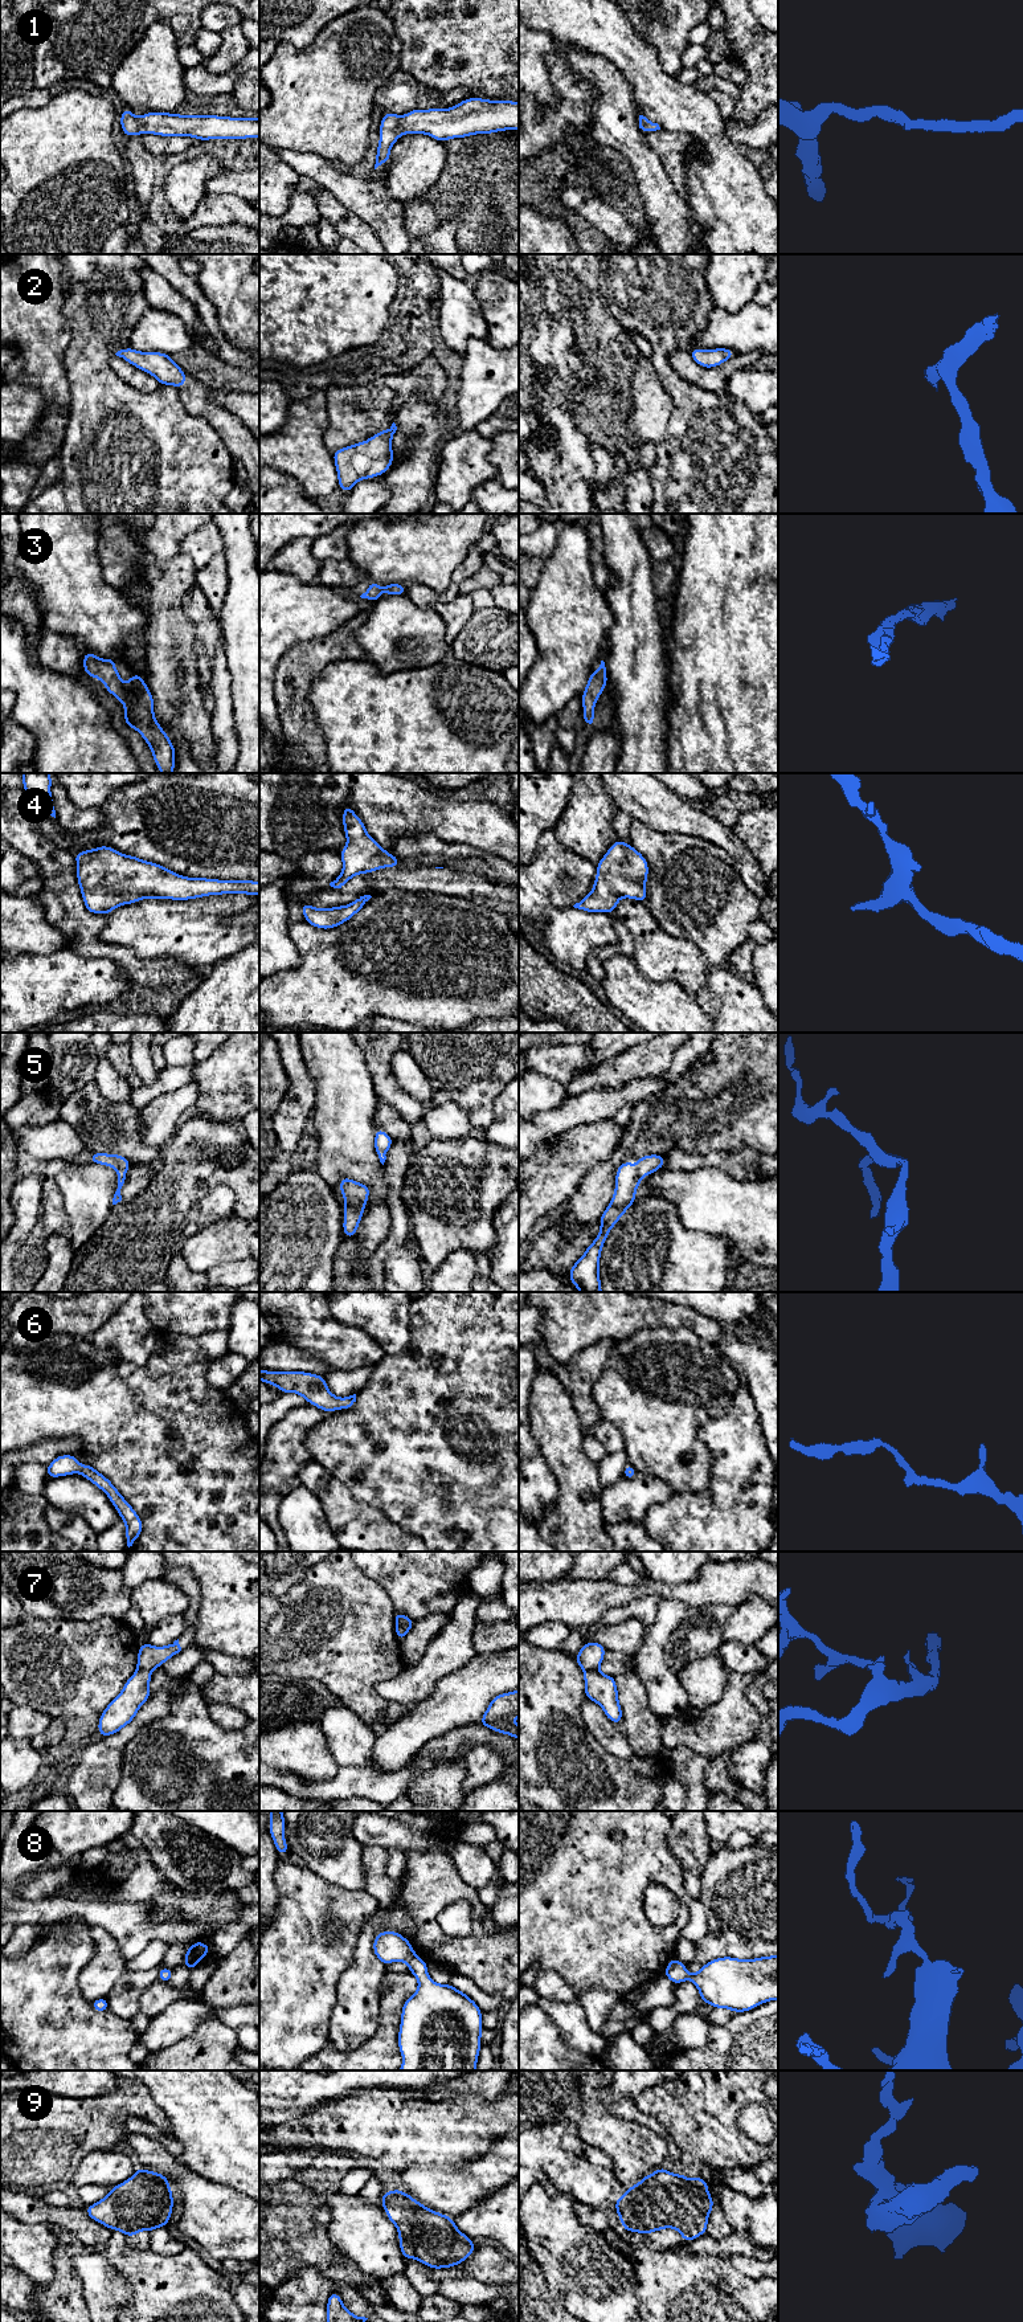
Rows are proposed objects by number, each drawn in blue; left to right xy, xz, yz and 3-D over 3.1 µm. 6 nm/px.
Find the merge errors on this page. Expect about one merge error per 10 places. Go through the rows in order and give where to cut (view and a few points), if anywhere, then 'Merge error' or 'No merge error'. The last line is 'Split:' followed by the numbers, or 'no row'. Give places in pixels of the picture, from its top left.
1: No split. No merge error
2: No split. No merge error
3: No split. No merge error
4: No split. No merge error
5: No split. No merge error
6: No split. No merge error
7: Split along yz (597, 1668), (584, 1671). Merge error
8: No split. No merge error
9: No split. No merge error
Split: 7

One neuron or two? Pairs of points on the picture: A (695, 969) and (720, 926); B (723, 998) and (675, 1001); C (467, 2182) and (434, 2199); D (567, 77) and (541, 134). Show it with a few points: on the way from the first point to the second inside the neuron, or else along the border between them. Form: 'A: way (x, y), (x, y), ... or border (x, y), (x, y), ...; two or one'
A: border (676, 937), (690, 940), (700, 951), (708, 965); two
B: border (694, 997), (699, 1008), (711, 1018); two
C: way (459, 2188), (442, 2191); one
D: way (567, 92), (567, 109), (556, 119); one

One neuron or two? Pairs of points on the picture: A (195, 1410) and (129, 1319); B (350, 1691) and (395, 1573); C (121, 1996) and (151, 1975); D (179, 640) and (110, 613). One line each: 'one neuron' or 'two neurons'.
A: two neurons
B: two neurons
C: one neuron
D: two neurons

